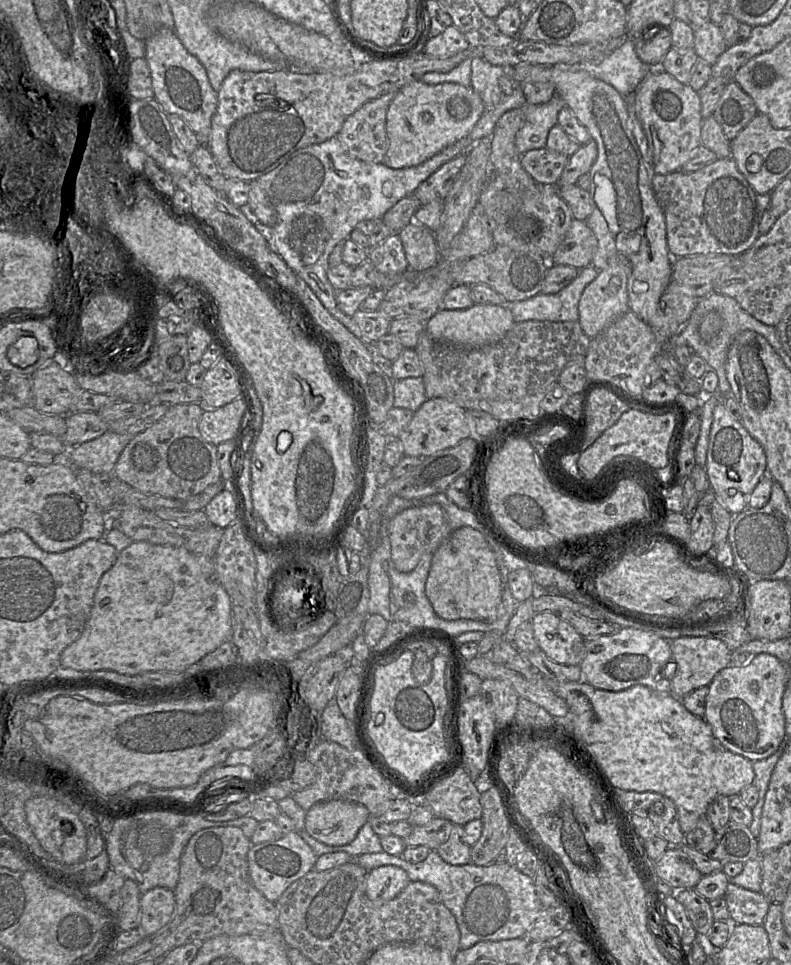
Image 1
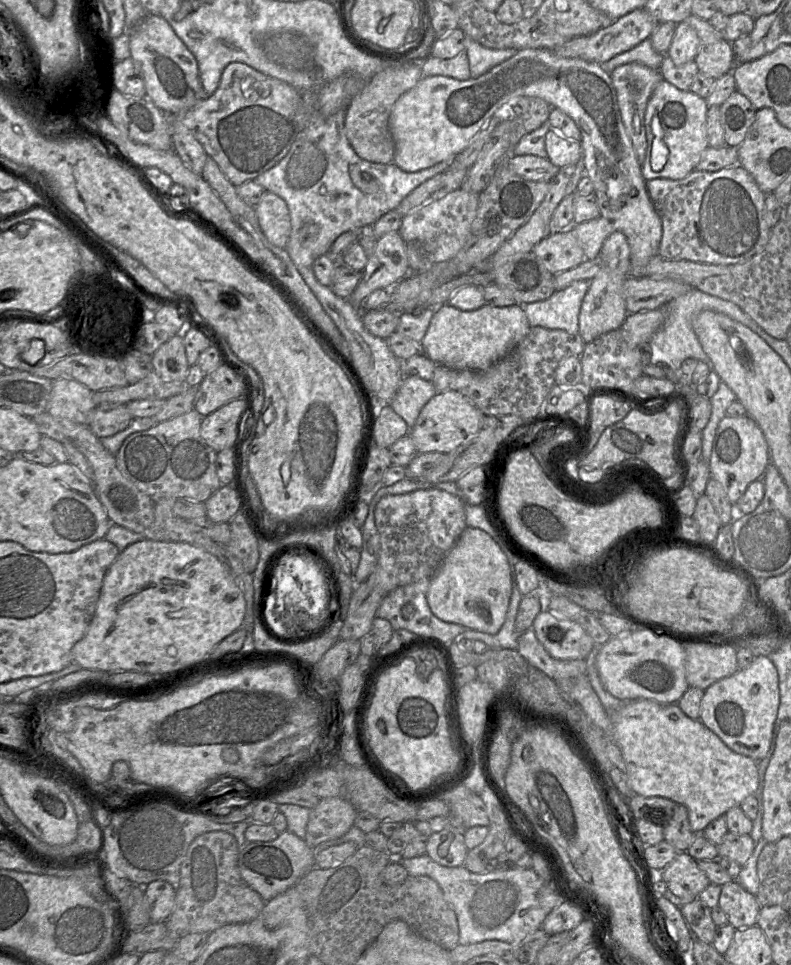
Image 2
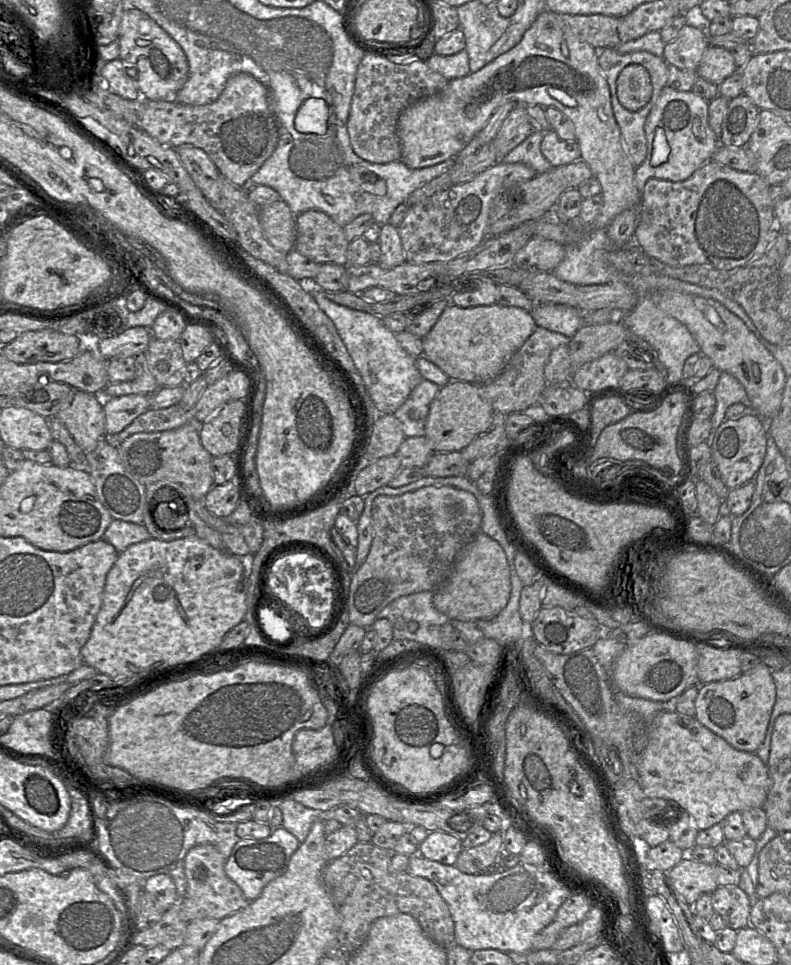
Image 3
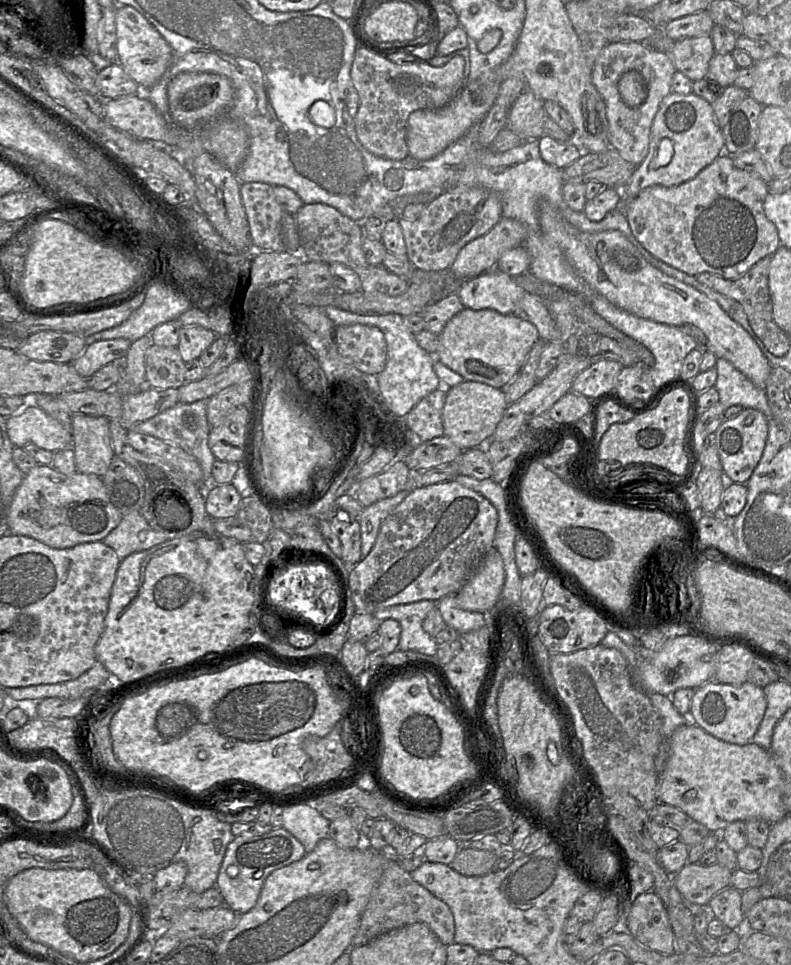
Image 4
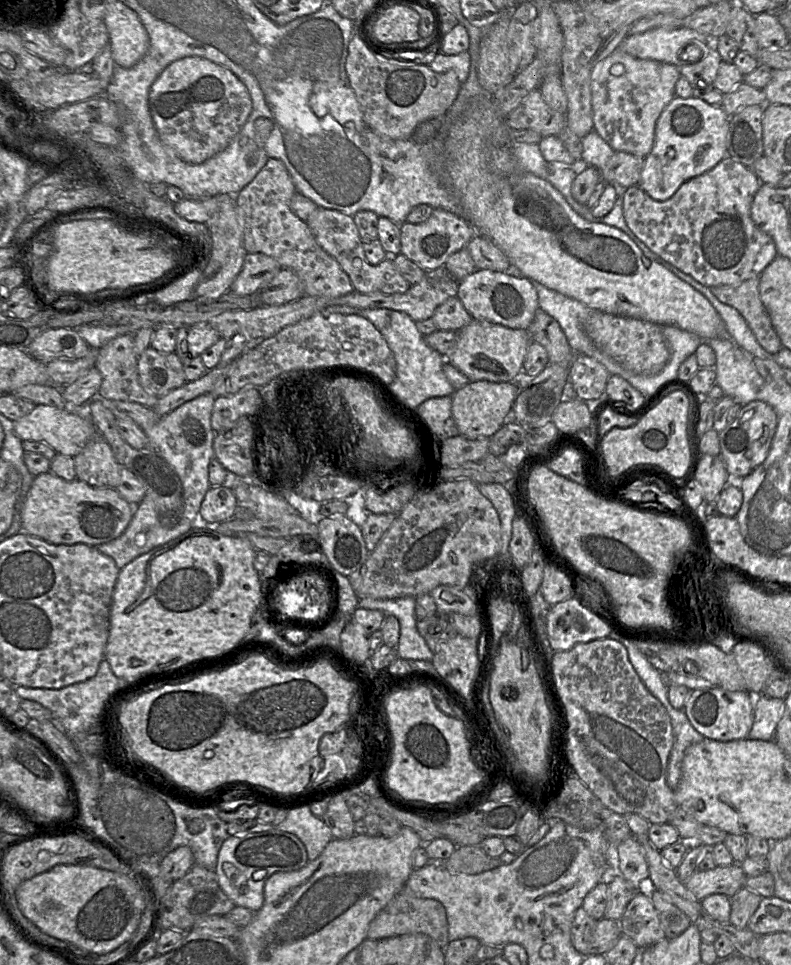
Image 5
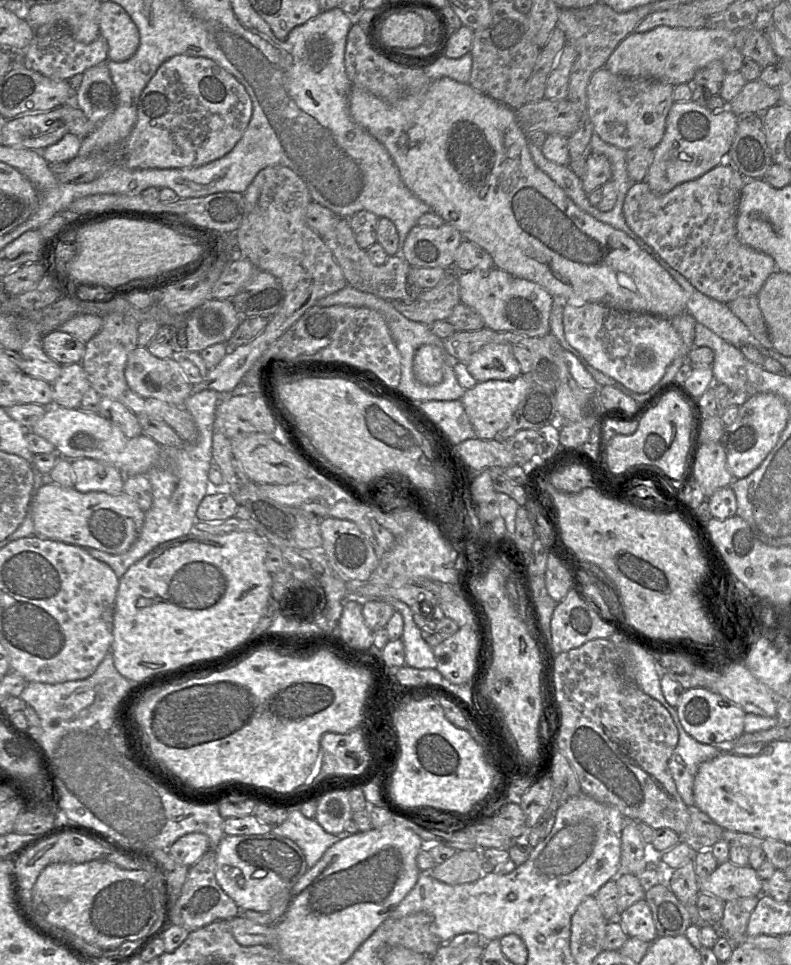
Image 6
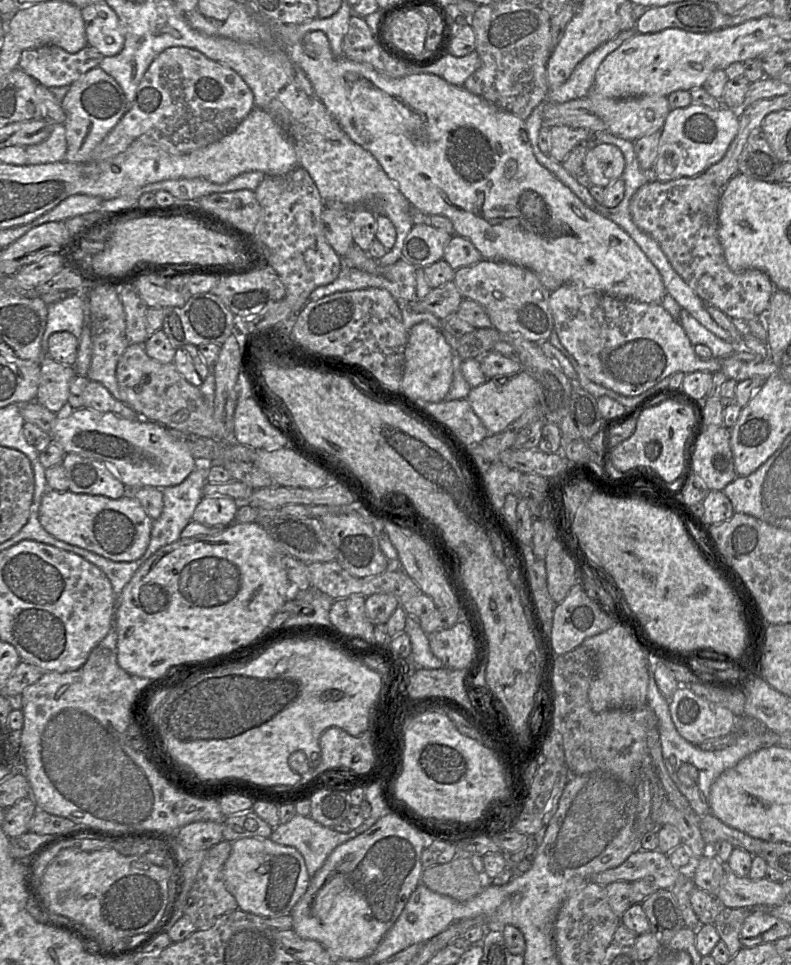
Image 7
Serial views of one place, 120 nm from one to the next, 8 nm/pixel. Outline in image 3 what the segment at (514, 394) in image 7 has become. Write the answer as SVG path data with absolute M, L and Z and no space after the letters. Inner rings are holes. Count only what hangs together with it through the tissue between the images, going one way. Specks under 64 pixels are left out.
M460 380L450 381L440 387L430 404L424 436L430 440L434 452L461 451L490 426L493 416L494 409L480 395L479 386Z

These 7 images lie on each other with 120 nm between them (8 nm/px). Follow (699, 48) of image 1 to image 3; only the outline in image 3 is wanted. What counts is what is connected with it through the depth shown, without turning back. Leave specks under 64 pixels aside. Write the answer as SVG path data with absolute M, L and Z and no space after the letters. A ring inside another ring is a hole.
M709 45L697 68L698 77L720 85L724 79L738 69L731 51L719 46Z

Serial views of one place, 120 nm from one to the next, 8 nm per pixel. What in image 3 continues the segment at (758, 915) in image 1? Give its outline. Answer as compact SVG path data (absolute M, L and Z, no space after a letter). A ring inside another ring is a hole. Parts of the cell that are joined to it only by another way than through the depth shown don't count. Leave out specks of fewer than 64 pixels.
M737 885L719 886L711 895L713 910L722 917L726 927L737 931L749 925L749 915L753 901L741 888Z

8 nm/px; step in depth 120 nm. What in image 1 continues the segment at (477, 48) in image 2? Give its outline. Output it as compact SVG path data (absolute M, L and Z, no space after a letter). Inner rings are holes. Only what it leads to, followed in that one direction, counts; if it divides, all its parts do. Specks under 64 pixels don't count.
M481 57L472 58L470 86L481 96L485 109L494 109L501 103L500 77L504 69Z

